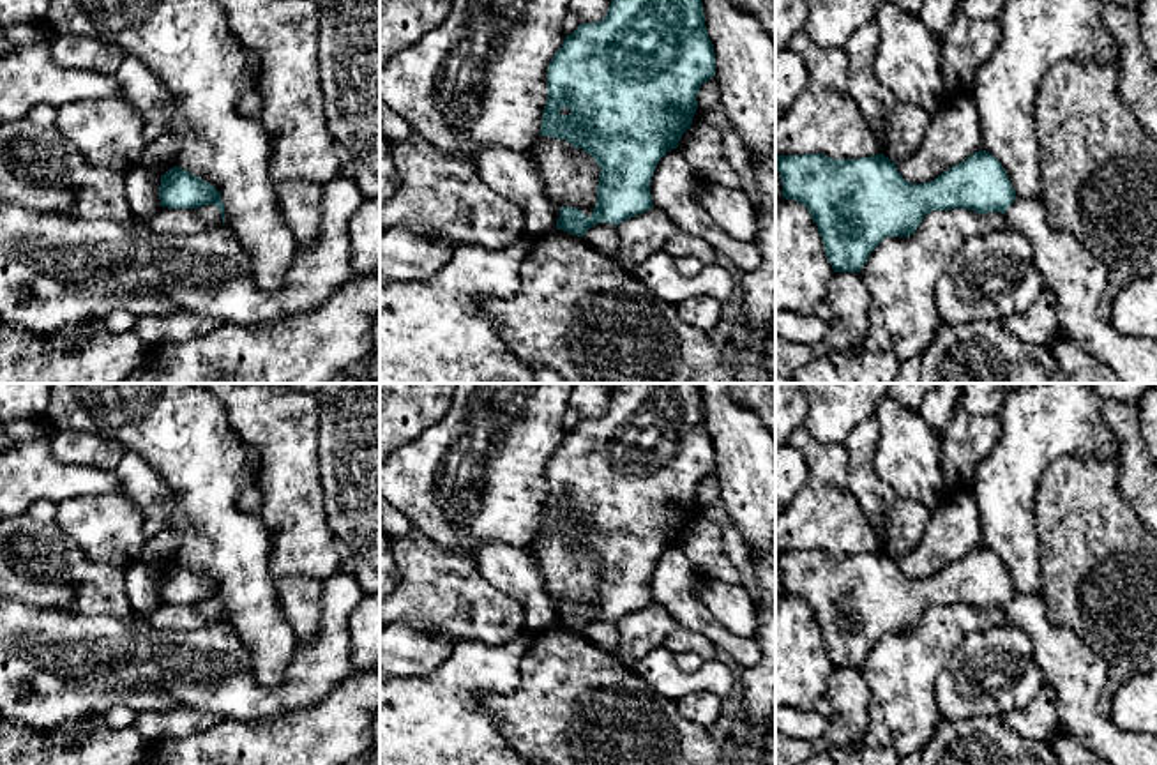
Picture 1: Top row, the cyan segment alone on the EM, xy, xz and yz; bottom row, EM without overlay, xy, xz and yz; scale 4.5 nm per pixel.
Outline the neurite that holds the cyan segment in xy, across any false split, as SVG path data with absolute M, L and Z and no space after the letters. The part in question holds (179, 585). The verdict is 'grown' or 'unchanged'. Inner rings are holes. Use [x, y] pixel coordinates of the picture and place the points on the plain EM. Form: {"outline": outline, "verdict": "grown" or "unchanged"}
{"outline": "M178 562L161 571L159 595L161 602L168 604L200 604L203 601L216 601L221 606L224 620L221 588L208 578Z", "verdict": "unchanged"}

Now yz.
{"outline": "M986 546L924 579L904 576L896 558L883 549L860 555L830 555L823 549L775 551L775 565L781 569L783 594L800 597L816 618L834 668L860 668L885 632L913 631L933 606L1005 610L1017 594L1002 558Z", "verdict": "unchanged"}

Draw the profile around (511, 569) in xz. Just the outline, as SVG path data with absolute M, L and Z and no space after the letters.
M486 542L475 551L479 574L525 604L525 627L530 634L549 631L556 615L546 594L544 579L528 548L505 542Z

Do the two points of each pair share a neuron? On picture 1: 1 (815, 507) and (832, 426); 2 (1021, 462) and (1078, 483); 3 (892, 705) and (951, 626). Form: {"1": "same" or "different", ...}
{"1": "different", "2": "different", "3": "same"}

